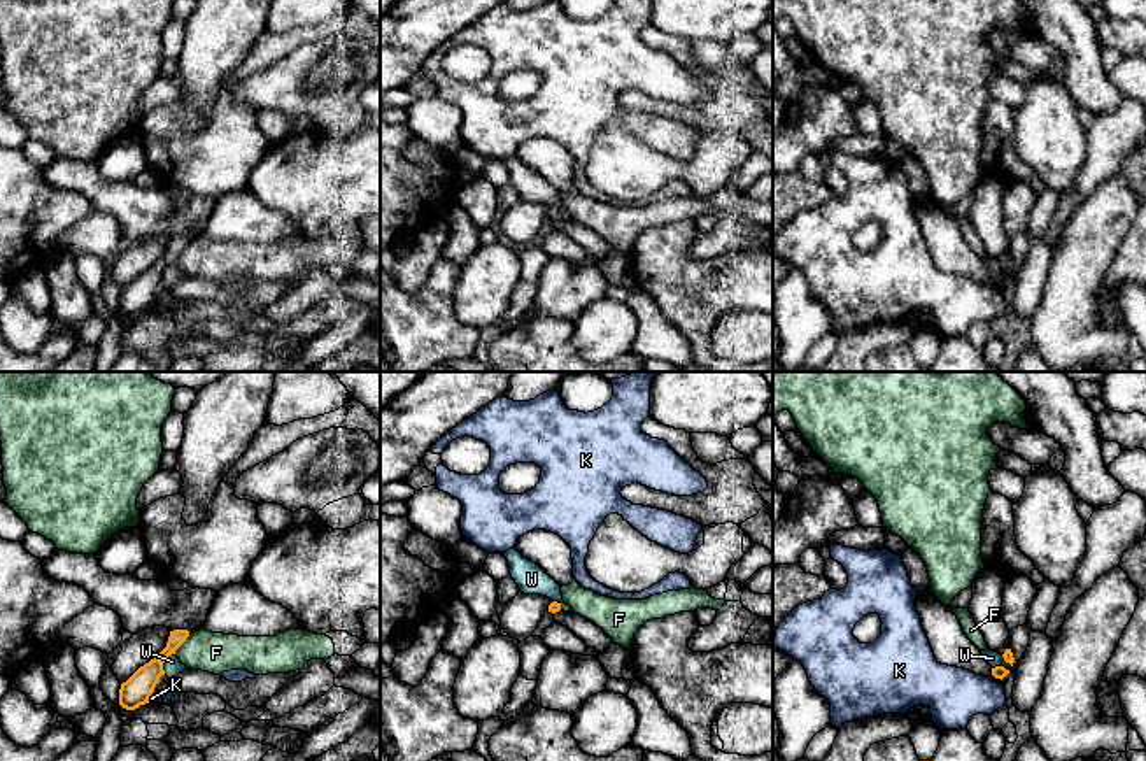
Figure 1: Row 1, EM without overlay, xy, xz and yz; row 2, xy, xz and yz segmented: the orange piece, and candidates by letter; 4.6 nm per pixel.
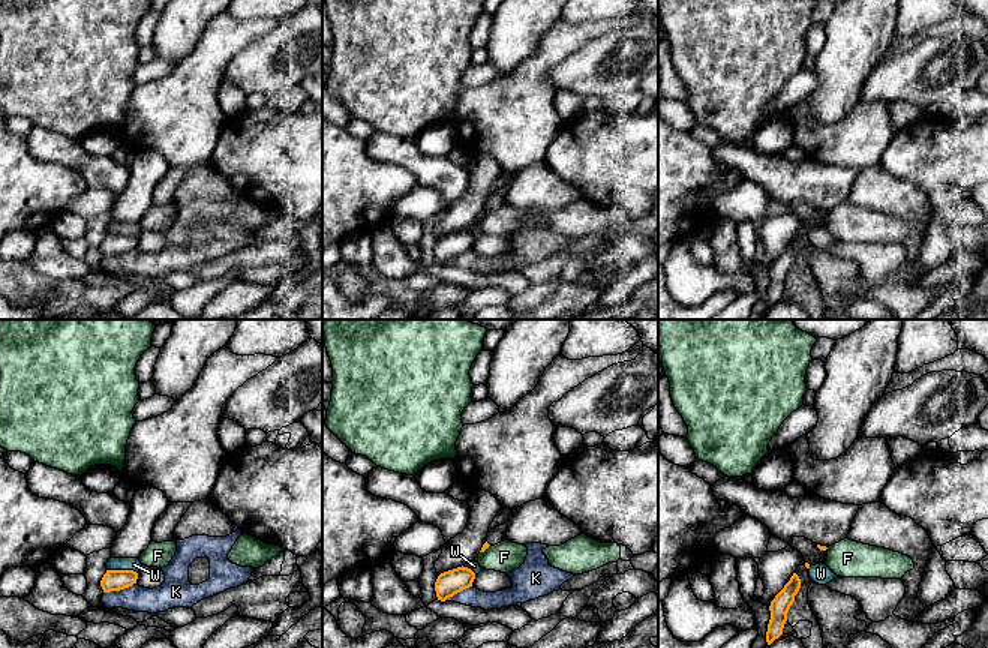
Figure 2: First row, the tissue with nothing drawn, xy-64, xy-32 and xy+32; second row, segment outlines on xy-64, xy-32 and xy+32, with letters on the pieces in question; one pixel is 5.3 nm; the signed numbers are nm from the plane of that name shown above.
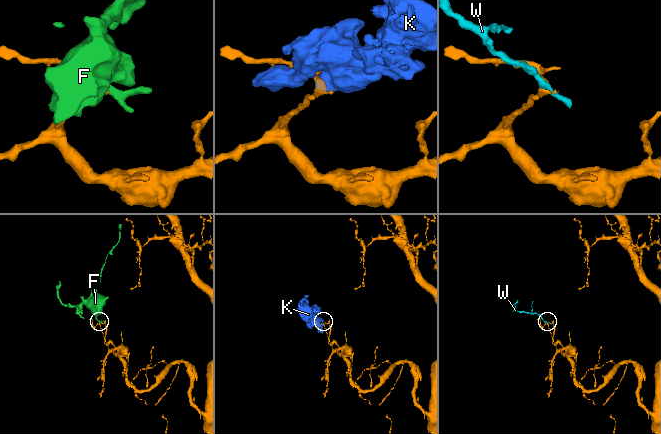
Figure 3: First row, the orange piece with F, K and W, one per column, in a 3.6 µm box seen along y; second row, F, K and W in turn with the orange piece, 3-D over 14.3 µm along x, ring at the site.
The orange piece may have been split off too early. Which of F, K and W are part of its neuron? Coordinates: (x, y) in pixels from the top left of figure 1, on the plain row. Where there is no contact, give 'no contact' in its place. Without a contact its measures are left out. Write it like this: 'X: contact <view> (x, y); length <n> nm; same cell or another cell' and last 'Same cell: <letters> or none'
F: contact xy (181, 251); length 120 nm; another cell
K: contact xy (149, 304); length 40 nm; another cell
W: contact xy (163, 269); length 110 nm; another cell
Same cell: none

